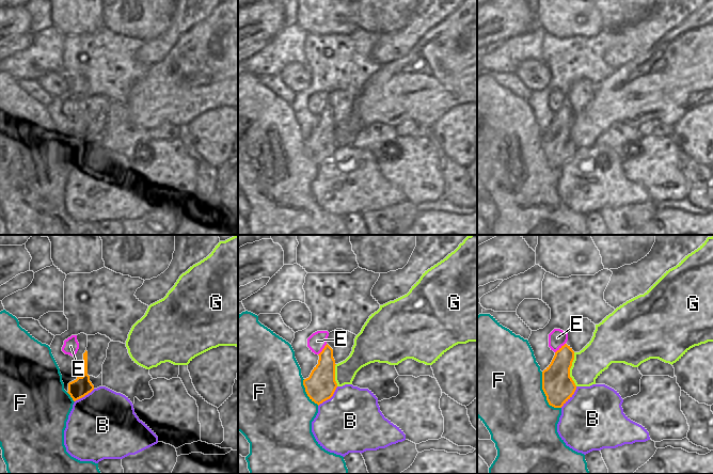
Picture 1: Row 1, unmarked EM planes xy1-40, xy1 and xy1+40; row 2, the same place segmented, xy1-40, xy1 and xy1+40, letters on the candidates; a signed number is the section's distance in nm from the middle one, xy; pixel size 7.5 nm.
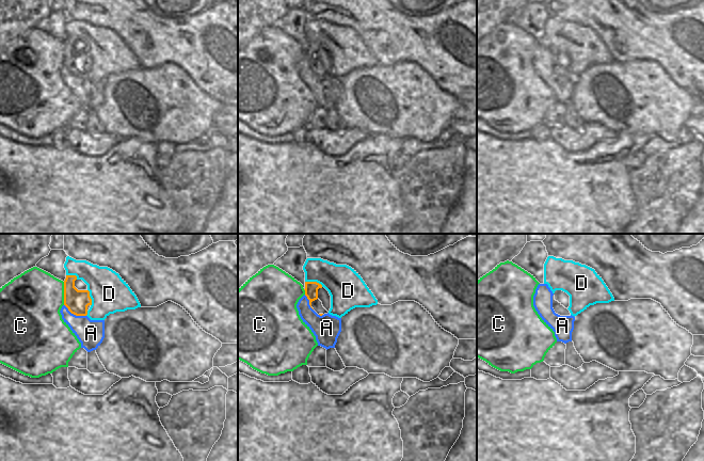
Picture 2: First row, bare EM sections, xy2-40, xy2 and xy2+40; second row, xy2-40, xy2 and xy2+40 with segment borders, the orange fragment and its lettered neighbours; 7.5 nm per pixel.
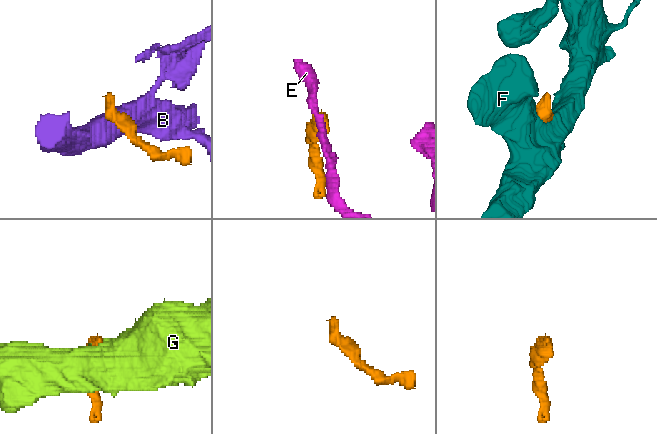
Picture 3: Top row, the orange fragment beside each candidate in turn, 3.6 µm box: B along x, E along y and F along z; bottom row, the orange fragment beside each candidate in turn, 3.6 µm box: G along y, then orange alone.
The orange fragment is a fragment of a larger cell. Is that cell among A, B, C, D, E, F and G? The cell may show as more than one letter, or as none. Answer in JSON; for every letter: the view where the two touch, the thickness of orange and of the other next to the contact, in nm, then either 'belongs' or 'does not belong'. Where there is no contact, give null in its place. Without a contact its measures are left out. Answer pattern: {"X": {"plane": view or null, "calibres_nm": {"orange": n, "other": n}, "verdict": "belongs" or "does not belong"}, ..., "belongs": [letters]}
{"A": {"plane": "xy2-40", "calibres_nm": {"orange": 180, "other": 200}, "verdict": "does not belong"}, "B": {"plane": "xy1+40", "calibres_nm": {"orange": 240, "other": 460}, "verdict": "does not belong"}, "C": {"plane": "xy2-40", "calibres_nm": {"orange": 180, "other": 440}, "verdict": "does not belong"}, "D": {"plane": "xy2", "calibres_nm": {"orange": 100, "other": 280}, "verdict": "does not belong"}, "E": {"plane": "xy1+40", "calibres_nm": {"orange": 220, "other": 140}, "verdict": "does not belong"}, "F": {"plane": "xy1+40", "calibres_nm": {"orange": 240, "other": 500}, "verdict": "does not belong"}, "G": {"plane": "xy1+40", "calibres_nm": {"orange": 240, "other": 220}, "verdict": "does not belong"}, "belongs": []}

